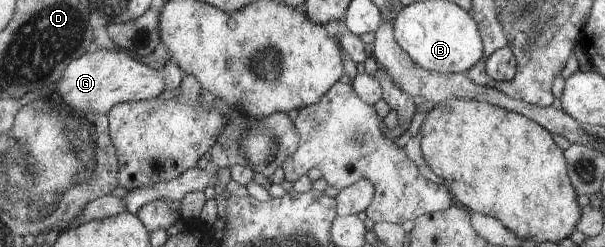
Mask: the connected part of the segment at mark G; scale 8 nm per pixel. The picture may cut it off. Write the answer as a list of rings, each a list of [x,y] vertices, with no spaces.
[[[94,48],[88,54],[71,62],[59,82],[59,94],[71,109],[81,113],[107,115],[116,105],[128,101],[147,101],[165,91],[163,78],[155,76],[151,68],[139,64],[122,48],[106,50]]]

